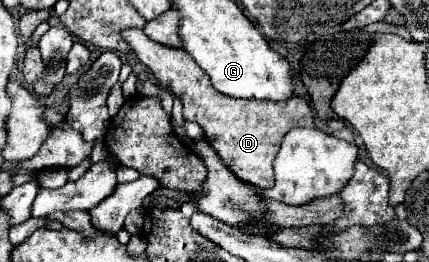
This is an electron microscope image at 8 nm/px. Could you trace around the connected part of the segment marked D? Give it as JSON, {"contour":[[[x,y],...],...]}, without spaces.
{"contour":[[[129,27],[121,31],[121,37],[137,59],[151,69],[153,77],[171,93],[179,95],[183,101],[185,121],[195,121],[205,131],[205,139],[215,147],[223,163],[245,183],[251,183],[259,189],[273,187],[273,159],[279,151],[283,135],[291,127],[313,127],[313,113],[307,101],[299,95],[289,97],[287,101],[255,101],[255,99],[235,99],[215,91],[207,73],[183,51],[151,41],[141,29]]]}

